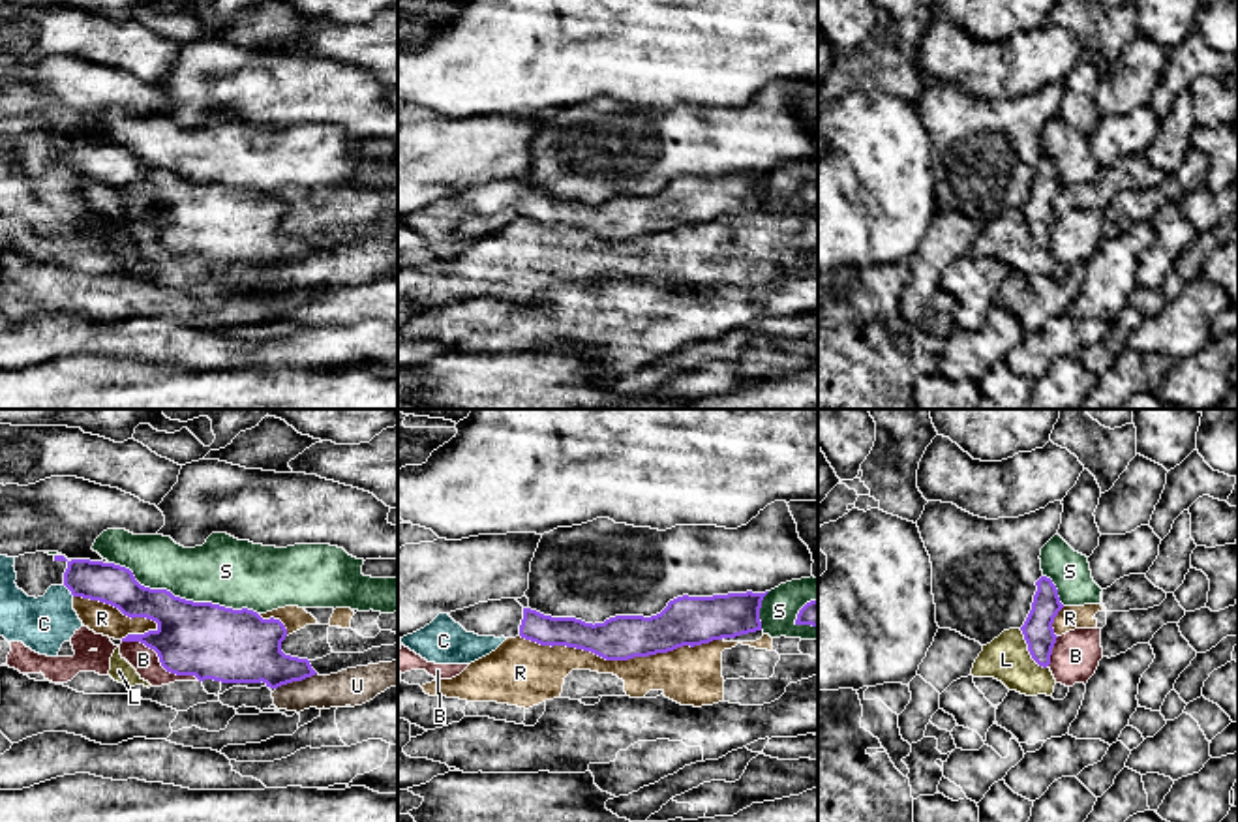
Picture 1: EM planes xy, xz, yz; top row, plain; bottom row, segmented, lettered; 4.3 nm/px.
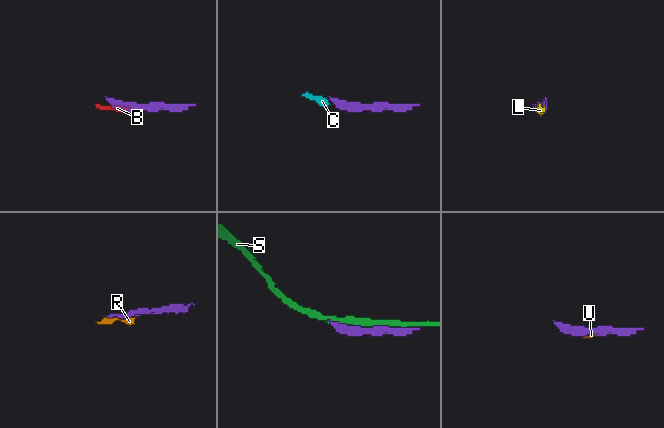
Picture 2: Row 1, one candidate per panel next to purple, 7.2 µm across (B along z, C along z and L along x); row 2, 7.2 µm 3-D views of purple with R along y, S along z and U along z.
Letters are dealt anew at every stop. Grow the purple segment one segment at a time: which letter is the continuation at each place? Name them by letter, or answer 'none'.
none

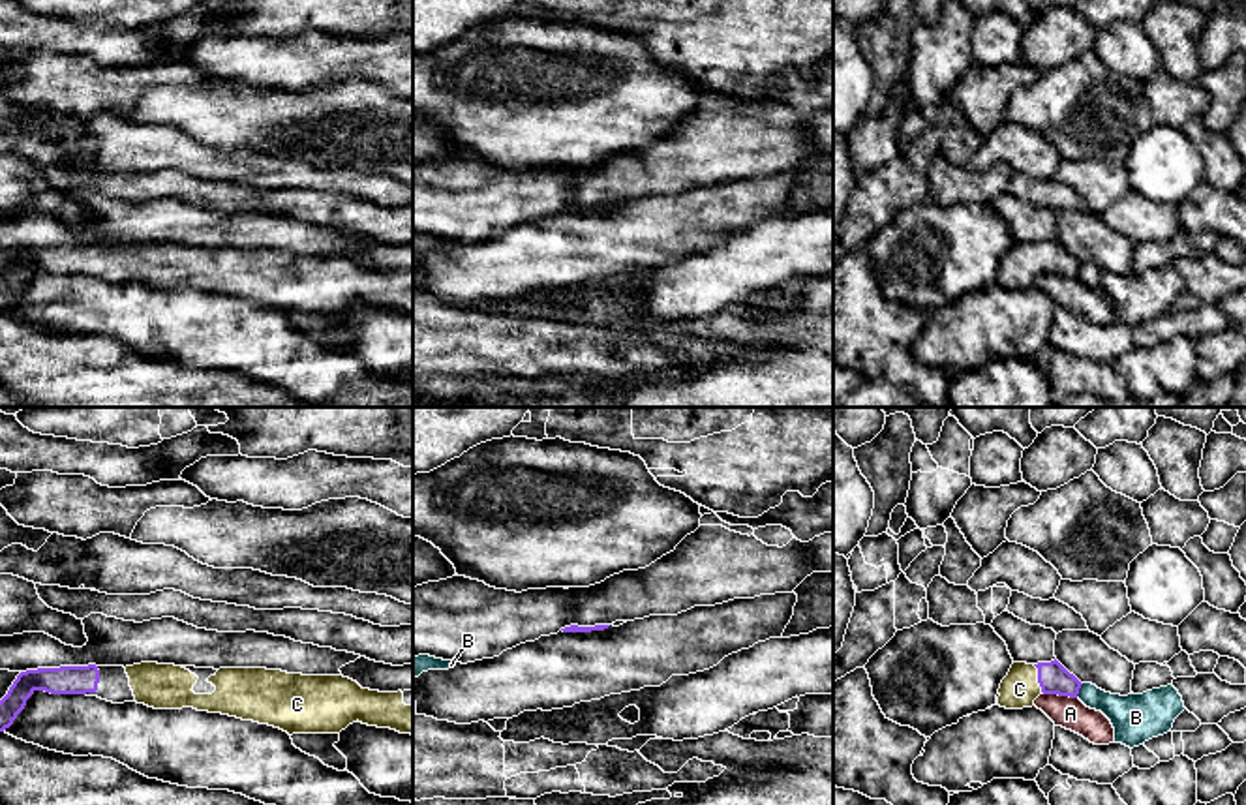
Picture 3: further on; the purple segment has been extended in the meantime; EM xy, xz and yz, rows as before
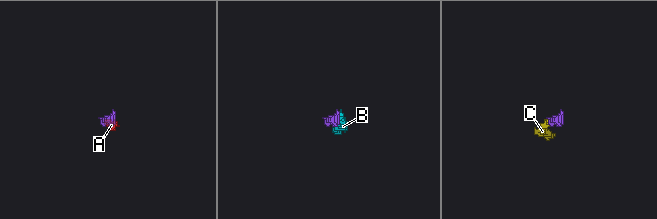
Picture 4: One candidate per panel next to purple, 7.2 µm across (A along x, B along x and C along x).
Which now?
C

